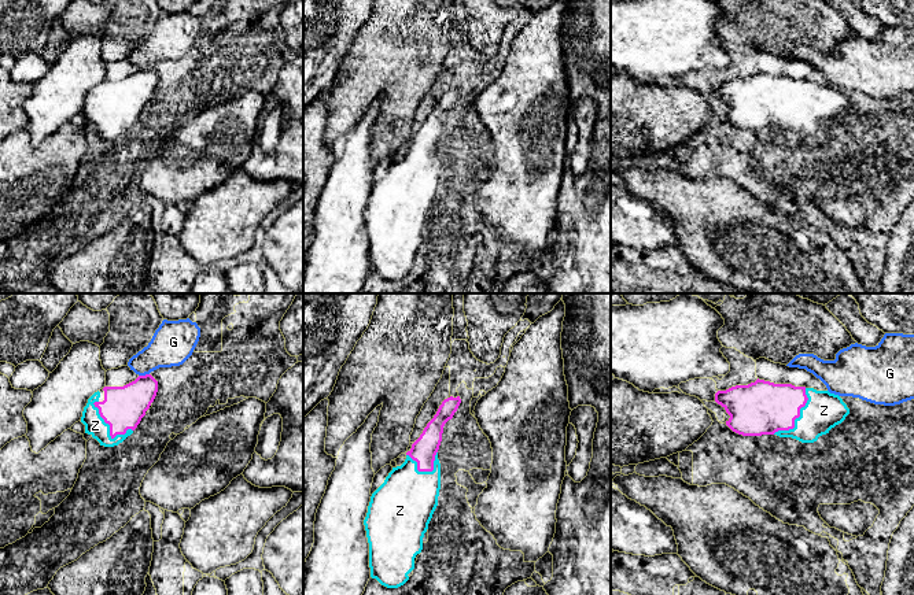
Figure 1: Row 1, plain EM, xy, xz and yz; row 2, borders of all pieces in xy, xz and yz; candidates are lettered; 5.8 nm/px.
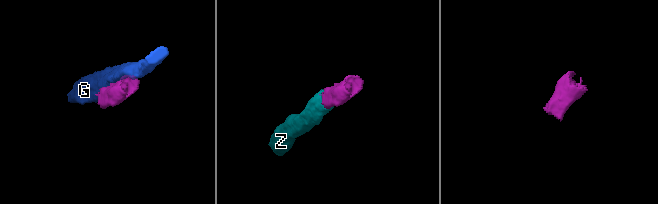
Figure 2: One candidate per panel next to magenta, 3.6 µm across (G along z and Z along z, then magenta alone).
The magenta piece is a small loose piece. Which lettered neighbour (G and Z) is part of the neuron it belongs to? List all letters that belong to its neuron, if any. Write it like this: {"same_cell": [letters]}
{"same_cell": ["Z"]}

